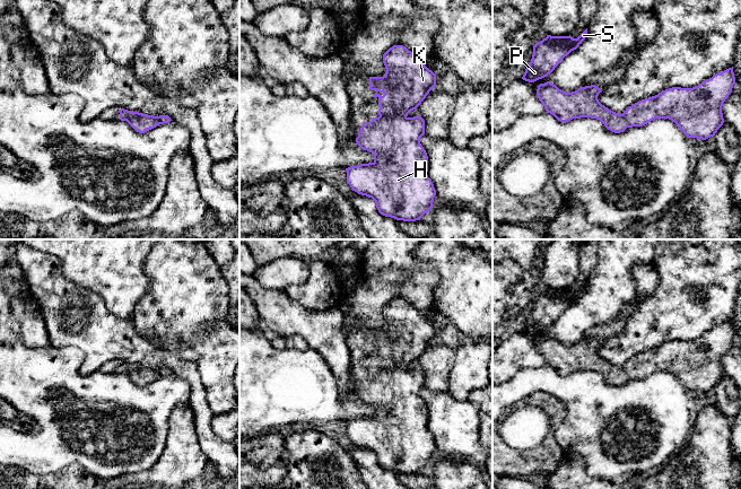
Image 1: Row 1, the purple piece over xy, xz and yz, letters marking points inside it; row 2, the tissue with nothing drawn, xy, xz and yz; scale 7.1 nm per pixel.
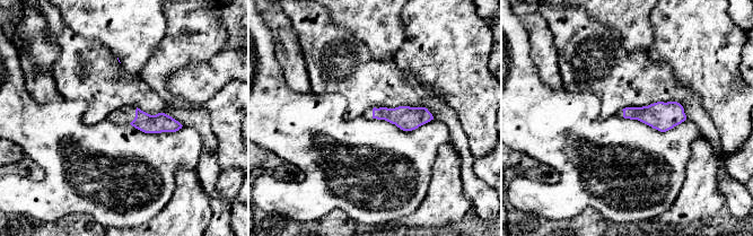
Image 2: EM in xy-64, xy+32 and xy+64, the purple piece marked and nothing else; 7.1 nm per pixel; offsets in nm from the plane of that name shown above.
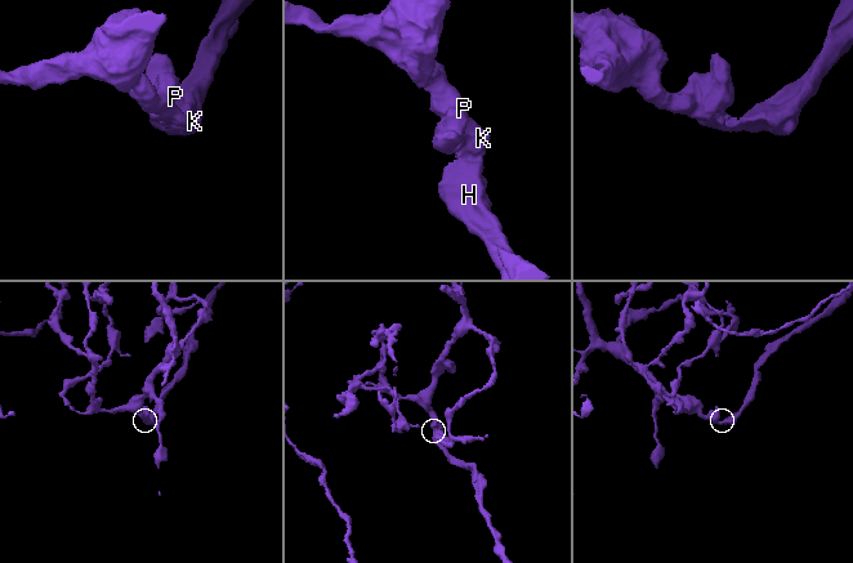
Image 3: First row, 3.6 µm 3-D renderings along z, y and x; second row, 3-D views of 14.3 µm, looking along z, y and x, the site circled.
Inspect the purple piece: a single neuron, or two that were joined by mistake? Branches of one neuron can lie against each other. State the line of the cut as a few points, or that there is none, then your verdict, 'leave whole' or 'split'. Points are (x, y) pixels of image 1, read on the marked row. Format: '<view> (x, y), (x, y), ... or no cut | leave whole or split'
no cut | leave whole

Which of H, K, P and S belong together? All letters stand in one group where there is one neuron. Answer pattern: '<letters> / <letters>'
H K P S

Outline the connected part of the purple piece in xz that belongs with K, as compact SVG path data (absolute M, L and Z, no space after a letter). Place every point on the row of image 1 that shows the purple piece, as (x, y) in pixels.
M403 45L390 47L383 54L383 63L386 69L385 75L369 77L369 89L378 91L374 94L374 97L378 98L380 110L377 113L380 116L373 117L370 122L364 122L356 138L356 142L361 149L374 155L374 161L346 168L347 183L358 194L372 198L381 215L396 220L416 221L433 208L436 190L427 175L428 156L420 143L420 138L425 134L425 121L419 115L409 117L408 114L416 110L429 91L435 88L436 75Z

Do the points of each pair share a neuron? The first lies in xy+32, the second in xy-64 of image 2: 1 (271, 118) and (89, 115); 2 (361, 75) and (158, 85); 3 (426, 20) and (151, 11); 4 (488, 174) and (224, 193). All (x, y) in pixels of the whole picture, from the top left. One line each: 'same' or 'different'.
1: different
2: different
3: different
4: same

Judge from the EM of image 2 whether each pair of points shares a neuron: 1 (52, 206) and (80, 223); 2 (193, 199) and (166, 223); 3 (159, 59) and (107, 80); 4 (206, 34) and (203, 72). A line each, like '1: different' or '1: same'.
1: different
2: same
3: different
4: different

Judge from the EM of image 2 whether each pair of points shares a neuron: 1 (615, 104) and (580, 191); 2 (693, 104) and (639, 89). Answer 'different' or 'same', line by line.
1: different
2: same

